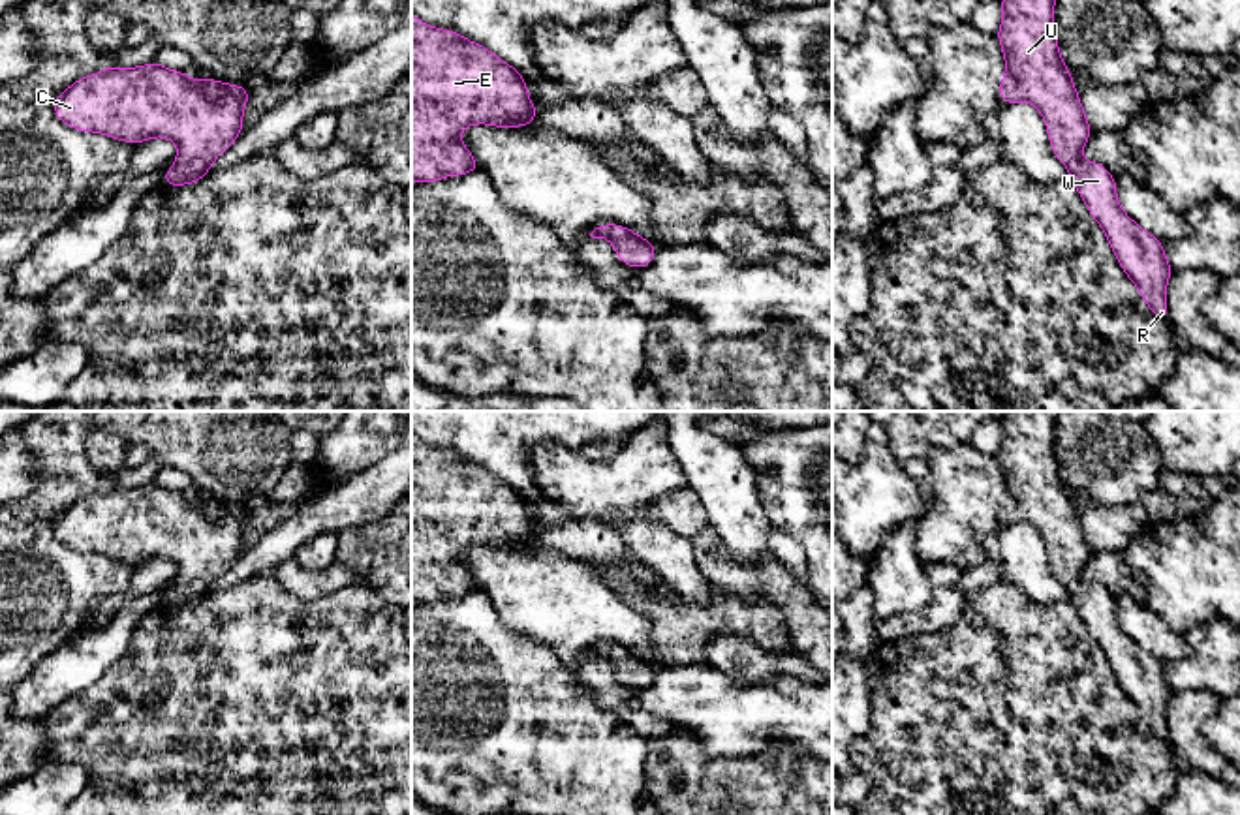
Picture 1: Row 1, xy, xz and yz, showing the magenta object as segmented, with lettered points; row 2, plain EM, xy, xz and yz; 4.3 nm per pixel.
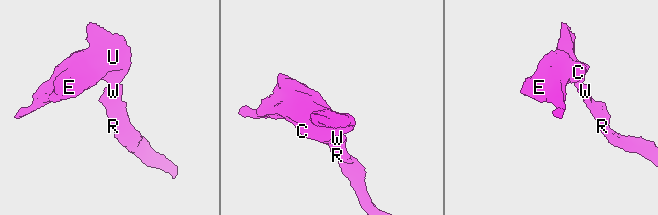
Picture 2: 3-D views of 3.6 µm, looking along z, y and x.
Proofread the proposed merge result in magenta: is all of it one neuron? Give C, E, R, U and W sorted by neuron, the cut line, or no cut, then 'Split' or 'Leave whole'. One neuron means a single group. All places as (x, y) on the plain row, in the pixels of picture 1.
Groups: C E R U W. No split. Leave whole

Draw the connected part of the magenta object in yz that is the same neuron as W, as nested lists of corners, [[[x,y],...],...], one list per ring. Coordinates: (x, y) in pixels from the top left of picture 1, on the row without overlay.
[[[1007,411],[1000,423],[1003,441],[996,456],[1007,488],[1000,503],[1000,522],[1030,522],[1039,530],[1054,577],[1069,588],[1069,599],[1105,652],[1114,678],[1152,734],[1167,744],[1165,710],[1174,691],[1163,663],[1122,631],[1116,622],[1116,599],[1107,588],[1080,578],[1093,550],[1054,456],[1056,411]]]

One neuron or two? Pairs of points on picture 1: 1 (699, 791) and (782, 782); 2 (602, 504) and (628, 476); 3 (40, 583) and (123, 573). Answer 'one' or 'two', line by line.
1: one
2: one
3: one

